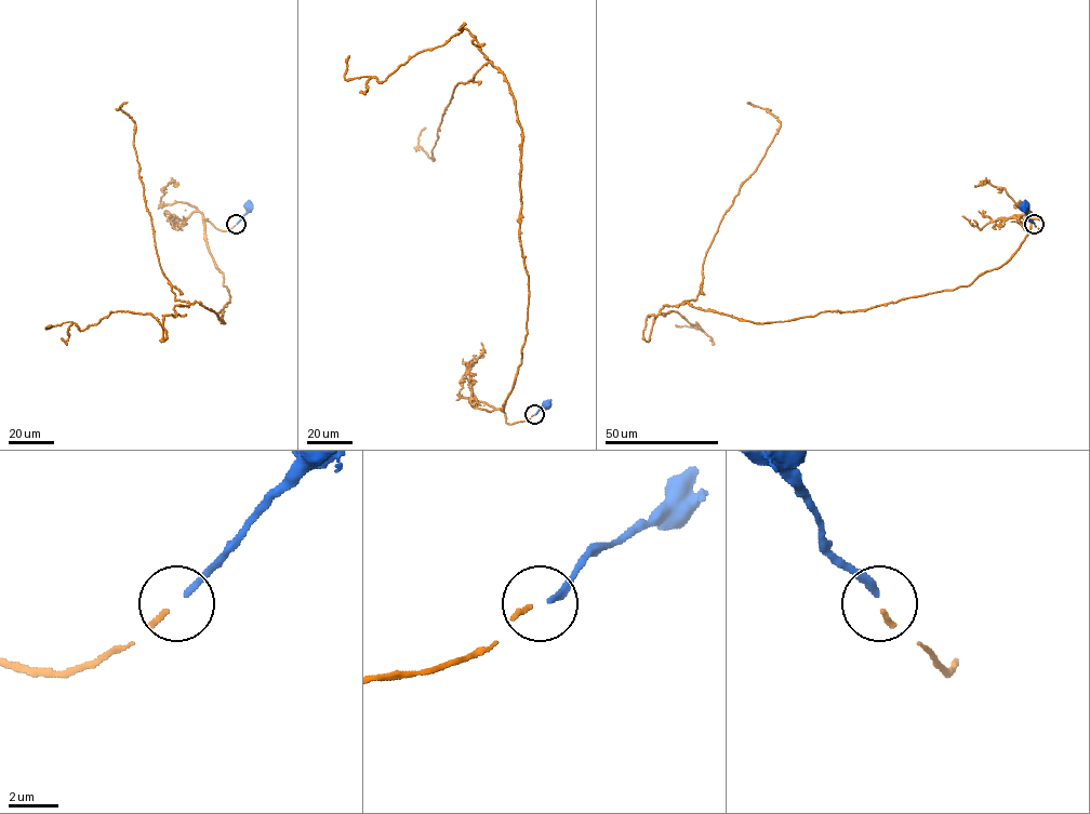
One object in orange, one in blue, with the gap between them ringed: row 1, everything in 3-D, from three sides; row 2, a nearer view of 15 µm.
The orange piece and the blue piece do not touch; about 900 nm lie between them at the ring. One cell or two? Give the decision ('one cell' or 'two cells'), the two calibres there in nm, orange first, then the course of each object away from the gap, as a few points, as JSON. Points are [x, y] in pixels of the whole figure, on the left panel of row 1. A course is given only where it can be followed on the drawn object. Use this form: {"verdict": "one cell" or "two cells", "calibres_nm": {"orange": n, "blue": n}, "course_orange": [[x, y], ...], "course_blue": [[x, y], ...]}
{"verdict": "one cell", "calibres_nm": {"orange": 200, "blue": 260}, "course_orange": [[235, 225], [204, 223], [230, 295], [223, 322], [175, 299], [162, 270], [135, 122], [119, 108], [127, 102]], "course_blue": [[237, 224], [248, 207]]}

